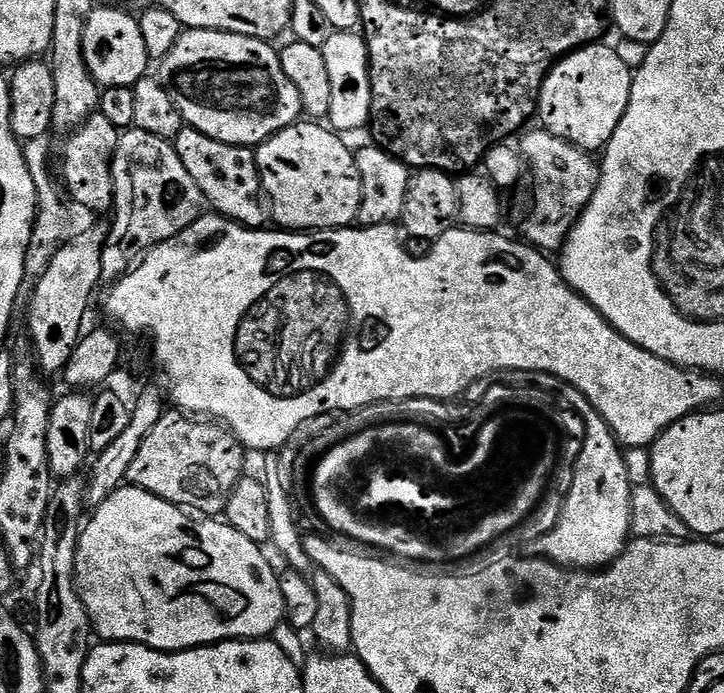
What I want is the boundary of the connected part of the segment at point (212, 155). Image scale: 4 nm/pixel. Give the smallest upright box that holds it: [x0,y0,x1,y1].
[174,126,266,230]

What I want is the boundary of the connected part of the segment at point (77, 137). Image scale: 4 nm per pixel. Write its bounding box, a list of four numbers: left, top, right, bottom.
[60,111,121,214]

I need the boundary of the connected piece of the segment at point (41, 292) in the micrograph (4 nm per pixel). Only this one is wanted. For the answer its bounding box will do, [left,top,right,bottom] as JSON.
[28,222,108,373]

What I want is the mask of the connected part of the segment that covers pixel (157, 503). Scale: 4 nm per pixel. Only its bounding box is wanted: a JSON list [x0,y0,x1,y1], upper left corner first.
[76,486,285,652]

